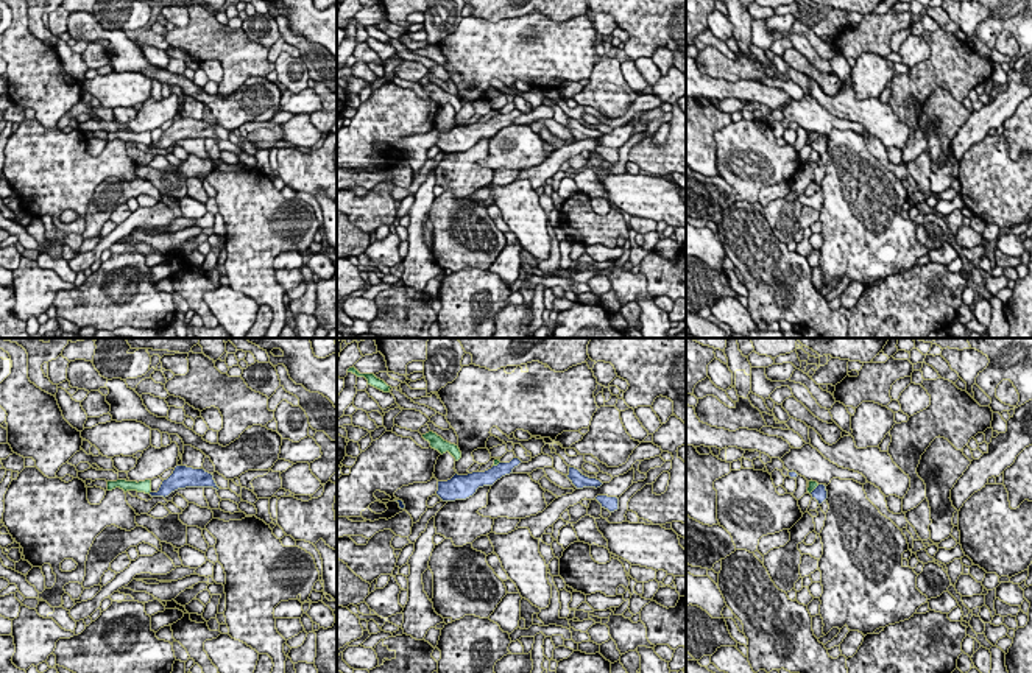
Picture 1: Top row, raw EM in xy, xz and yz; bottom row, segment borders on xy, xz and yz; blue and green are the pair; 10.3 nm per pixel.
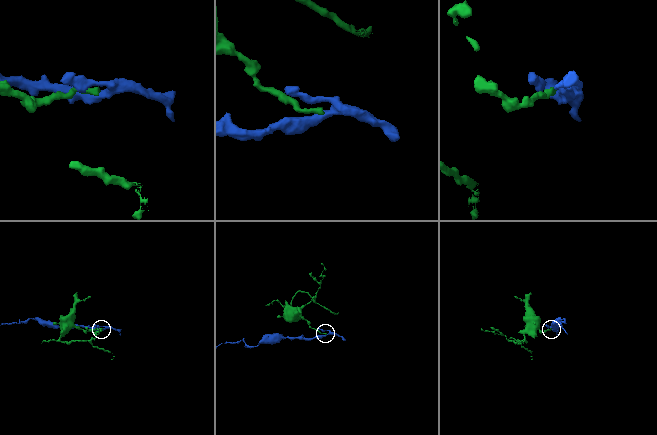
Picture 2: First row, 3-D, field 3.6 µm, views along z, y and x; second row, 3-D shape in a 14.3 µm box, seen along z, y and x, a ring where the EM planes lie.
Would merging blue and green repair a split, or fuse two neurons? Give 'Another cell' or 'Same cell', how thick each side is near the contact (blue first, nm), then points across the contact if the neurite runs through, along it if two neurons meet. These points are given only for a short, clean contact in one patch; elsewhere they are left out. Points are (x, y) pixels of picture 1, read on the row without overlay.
Another cell. Thickness 160 nm (blue) against 90 nm. Boundary: yz (819, 136), (809, 144)

